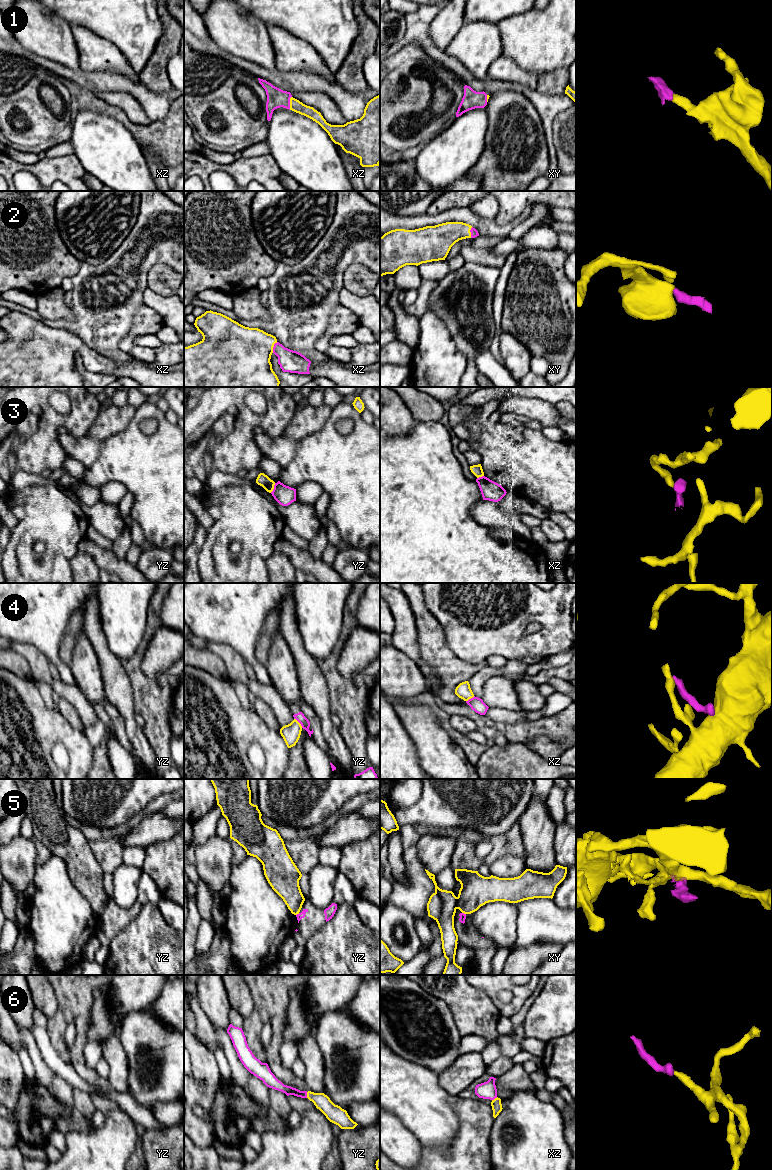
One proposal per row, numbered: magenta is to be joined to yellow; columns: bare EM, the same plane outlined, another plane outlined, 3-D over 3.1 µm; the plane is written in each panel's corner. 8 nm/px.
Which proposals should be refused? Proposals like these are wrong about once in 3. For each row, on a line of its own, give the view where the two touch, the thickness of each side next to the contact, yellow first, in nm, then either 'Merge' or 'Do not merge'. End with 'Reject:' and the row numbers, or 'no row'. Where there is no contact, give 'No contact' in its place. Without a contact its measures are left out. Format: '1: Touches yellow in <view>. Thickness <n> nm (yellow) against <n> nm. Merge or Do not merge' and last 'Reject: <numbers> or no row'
1: Touches yellow in xz. Thickness 100 nm (yellow) against 160 nm. Merge
2: Touches yellow in xz. Thickness 440 nm (yellow) against 180 nm. Merge
3: Touches yellow in yz. Thickness 100 nm (yellow) against 160 nm. Do not merge
4: Touches yellow in yz. Thickness 150 nm (yellow) against 70 nm. Do not merge
5: Touches yellow in yz. Thickness 200 nm (yellow) against 50 nm. Do not merge
6: Touches yellow in yz. Thickness 130 nm (yellow) against 80 nm. Merge
Reject: 3, 4, 5

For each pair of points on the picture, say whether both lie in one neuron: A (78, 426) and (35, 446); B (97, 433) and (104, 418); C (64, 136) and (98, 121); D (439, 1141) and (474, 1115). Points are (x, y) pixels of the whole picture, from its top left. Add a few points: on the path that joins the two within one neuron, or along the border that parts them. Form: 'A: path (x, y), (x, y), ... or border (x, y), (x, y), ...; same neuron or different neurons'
A: path (67, 424), (57, 424), (46, 435); same neuron
B: path (101, 429), (104, 426), (104, 422); same neuron
C: border (78, 110), (71, 123), (69, 140); different neurons
D: border (453, 1106), (458, 1131), (449, 1149); different neurons

